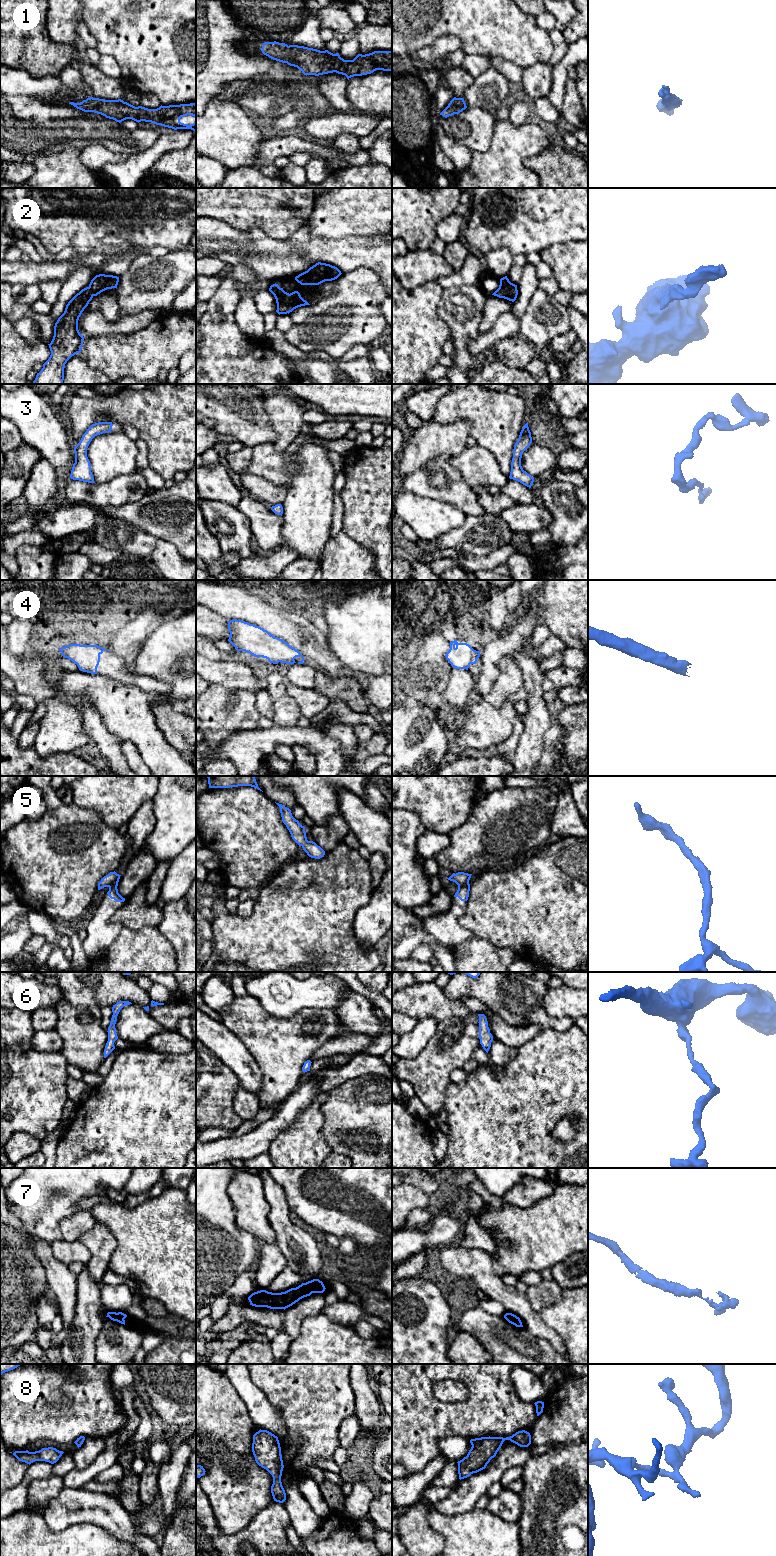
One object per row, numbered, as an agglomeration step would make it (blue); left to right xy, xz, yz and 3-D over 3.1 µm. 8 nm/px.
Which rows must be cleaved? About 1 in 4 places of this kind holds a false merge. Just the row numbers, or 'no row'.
no row

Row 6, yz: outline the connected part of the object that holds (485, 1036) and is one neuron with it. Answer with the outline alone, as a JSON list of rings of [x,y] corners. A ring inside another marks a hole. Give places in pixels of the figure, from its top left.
[[[478,1014],[478,1016],[480,1044],[482,1045],[483,1049],[488,1053],[491,1047],[491,1042],[493,1041],[493,1036],[490,1033],[486,1016],[484,1014]]]

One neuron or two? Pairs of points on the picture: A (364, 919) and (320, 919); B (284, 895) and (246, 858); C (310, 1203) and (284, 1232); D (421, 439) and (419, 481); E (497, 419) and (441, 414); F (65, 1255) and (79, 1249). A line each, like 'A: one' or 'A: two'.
A: two
B: two
C: two
D: two
E: one
F: one

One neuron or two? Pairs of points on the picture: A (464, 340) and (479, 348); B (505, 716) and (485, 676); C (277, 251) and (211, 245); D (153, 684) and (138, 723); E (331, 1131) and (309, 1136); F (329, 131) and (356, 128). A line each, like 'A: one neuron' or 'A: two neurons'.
A: two neurons
B: two neurons
C: one neuron
D: two neurons
E: two neurons
F: one neuron

